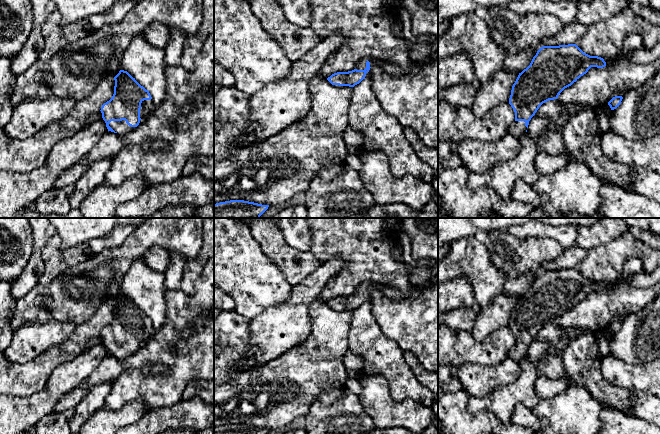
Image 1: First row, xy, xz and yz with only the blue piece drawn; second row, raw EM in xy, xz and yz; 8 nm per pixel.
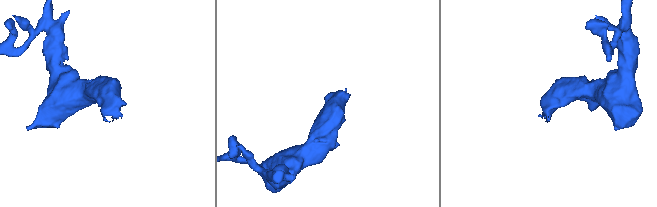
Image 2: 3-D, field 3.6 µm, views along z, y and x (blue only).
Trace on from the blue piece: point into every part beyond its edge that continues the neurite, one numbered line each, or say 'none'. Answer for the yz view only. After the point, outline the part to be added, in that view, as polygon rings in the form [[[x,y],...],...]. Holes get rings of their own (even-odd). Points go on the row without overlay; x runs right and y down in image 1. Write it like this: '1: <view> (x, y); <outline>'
1: yz (518, 352); [[[515,345],[508,353],[508,357],[515,361],[521,361],[526,357],[525,345]]]

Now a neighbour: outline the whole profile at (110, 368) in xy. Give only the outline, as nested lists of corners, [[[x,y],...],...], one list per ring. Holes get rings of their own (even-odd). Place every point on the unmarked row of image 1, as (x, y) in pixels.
[[[107,355],[96,369],[75,389],[65,394],[55,405],[55,412],[75,409],[83,397],[94,387],[105,382],[115,381],[123,372],[123,362],[117,357]]]

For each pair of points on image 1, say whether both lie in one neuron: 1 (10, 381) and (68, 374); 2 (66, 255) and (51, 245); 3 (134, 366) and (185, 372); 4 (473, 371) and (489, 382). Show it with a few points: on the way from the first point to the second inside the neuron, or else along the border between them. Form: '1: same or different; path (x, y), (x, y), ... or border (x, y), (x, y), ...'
1: different; border (68, 362), (57, 366), (46, 384), (33, 393)
2: same; path (62, 255), (55, 249)
3: same; path (147, 358), (172, 359)
4: same; path (477, 375), (482, 380), (485, 380)

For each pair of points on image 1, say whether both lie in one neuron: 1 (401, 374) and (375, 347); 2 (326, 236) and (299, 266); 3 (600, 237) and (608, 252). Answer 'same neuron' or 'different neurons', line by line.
1: same neuron
2: different neurons
3: different neurons

